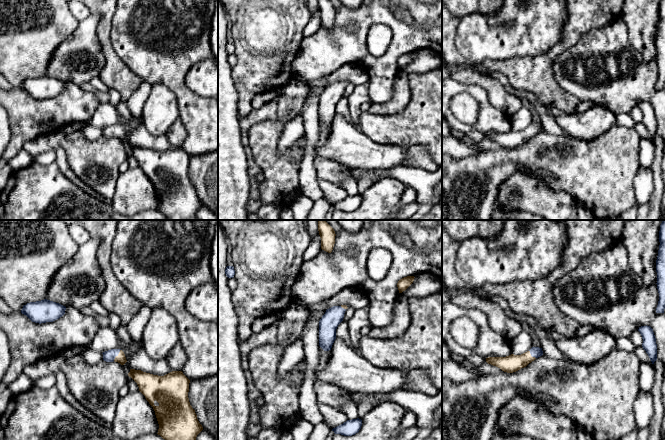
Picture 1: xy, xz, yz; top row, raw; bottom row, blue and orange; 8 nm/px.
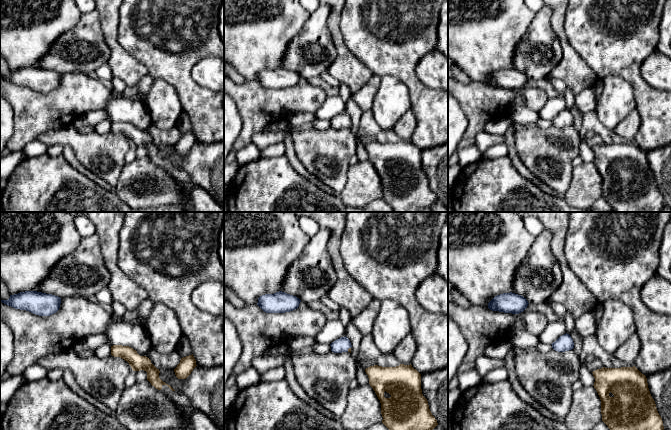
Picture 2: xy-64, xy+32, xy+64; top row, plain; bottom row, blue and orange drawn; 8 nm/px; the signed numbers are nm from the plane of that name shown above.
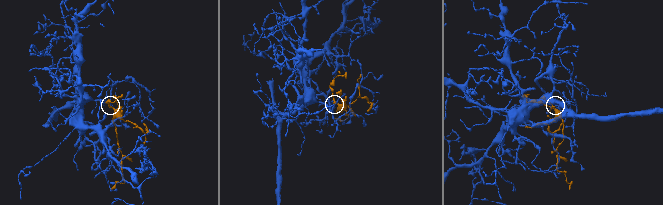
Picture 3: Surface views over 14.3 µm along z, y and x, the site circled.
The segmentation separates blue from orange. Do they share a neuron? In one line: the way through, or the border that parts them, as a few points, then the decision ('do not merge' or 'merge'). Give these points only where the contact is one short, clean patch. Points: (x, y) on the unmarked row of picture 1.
runs through xy (108, 132), (117, 131), (121, 134); merge

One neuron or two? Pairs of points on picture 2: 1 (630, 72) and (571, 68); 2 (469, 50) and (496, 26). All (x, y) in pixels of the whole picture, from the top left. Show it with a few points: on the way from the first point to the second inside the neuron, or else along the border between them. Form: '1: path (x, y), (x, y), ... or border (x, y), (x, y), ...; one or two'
1: border (576, 51), (597, 77); two
2: path (475, 43), (489, 29); one

